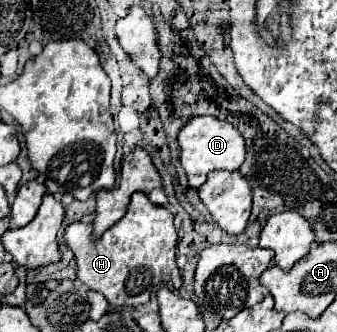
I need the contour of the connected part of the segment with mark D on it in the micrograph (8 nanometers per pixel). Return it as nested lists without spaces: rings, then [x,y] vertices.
[[[192,117],[186,121],[186,125],[178,133],[178,145],[180,145],[180,163],[186,171],[190,187],[200,187],[206,181],[206,175],[210,171],[226,169],[236,171],[246,155],[244,139],[240,131],[230,125],[228,121],[220,121],[216,117]]]

